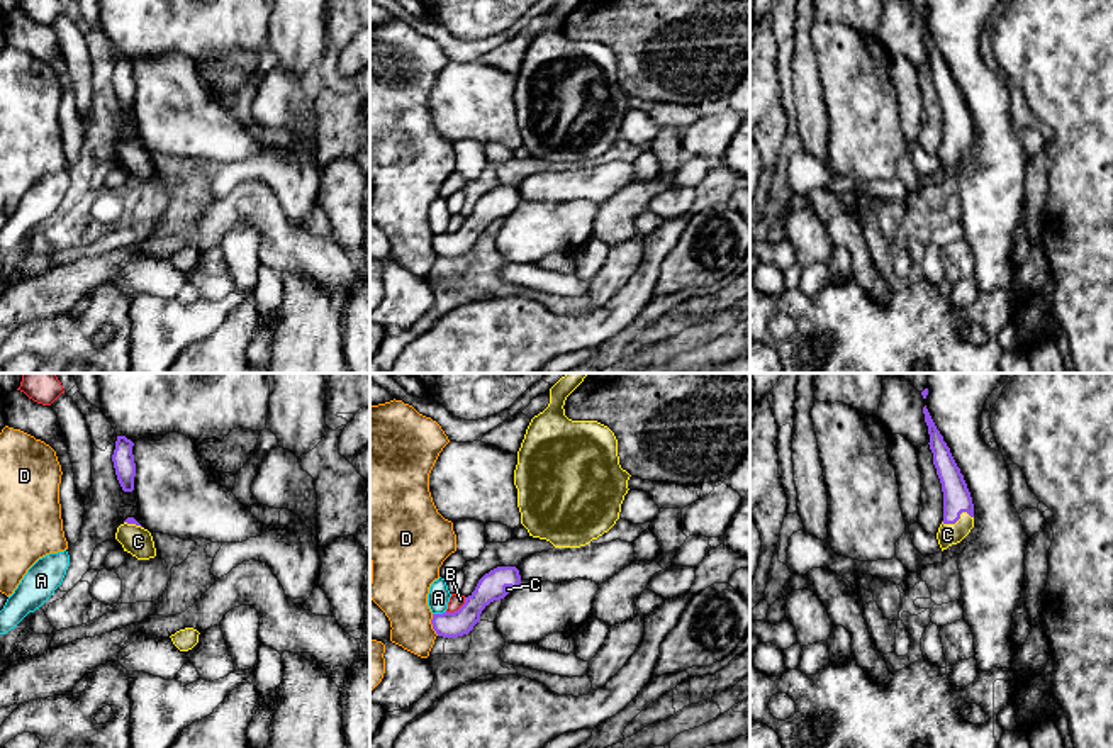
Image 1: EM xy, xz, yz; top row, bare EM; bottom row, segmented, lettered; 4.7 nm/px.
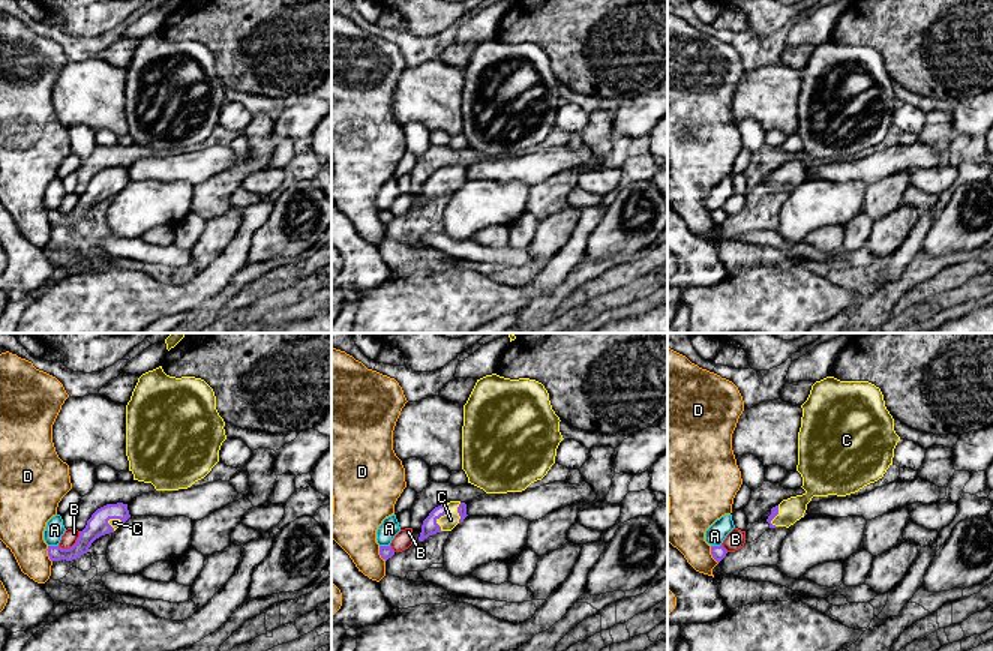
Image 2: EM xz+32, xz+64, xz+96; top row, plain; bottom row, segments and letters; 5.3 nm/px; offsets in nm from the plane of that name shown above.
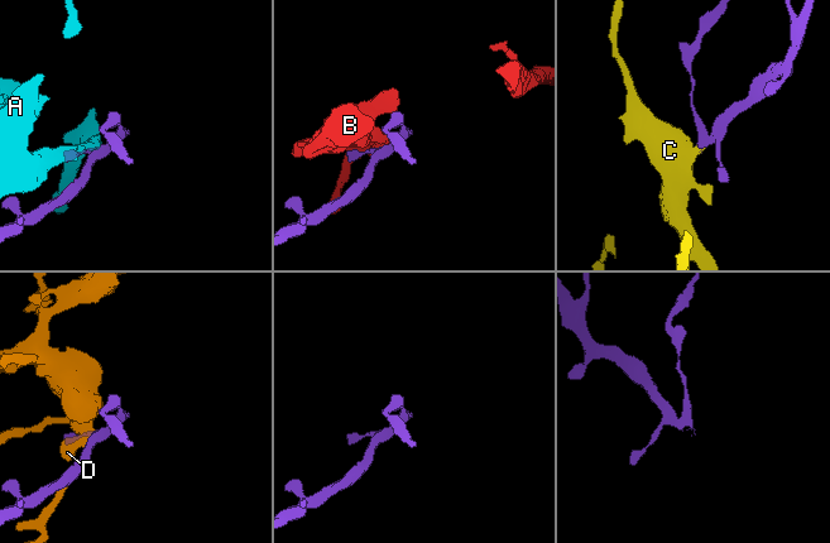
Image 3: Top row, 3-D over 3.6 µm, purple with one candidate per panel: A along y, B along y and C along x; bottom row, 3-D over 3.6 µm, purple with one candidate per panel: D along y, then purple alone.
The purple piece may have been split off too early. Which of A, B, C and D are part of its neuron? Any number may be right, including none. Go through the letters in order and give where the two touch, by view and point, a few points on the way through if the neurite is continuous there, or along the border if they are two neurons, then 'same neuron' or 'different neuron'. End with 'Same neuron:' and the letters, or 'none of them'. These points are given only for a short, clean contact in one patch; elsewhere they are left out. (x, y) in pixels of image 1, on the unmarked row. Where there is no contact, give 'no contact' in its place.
A: xz (438, 234) | different neuron
B: xz (458, 229) | different neuron
C: yz (957, 139) | across yz (957, 119), (957, 139), (947, 155) | same neuron
D: xz (431, 243) | different neuron
Same neuron: C

